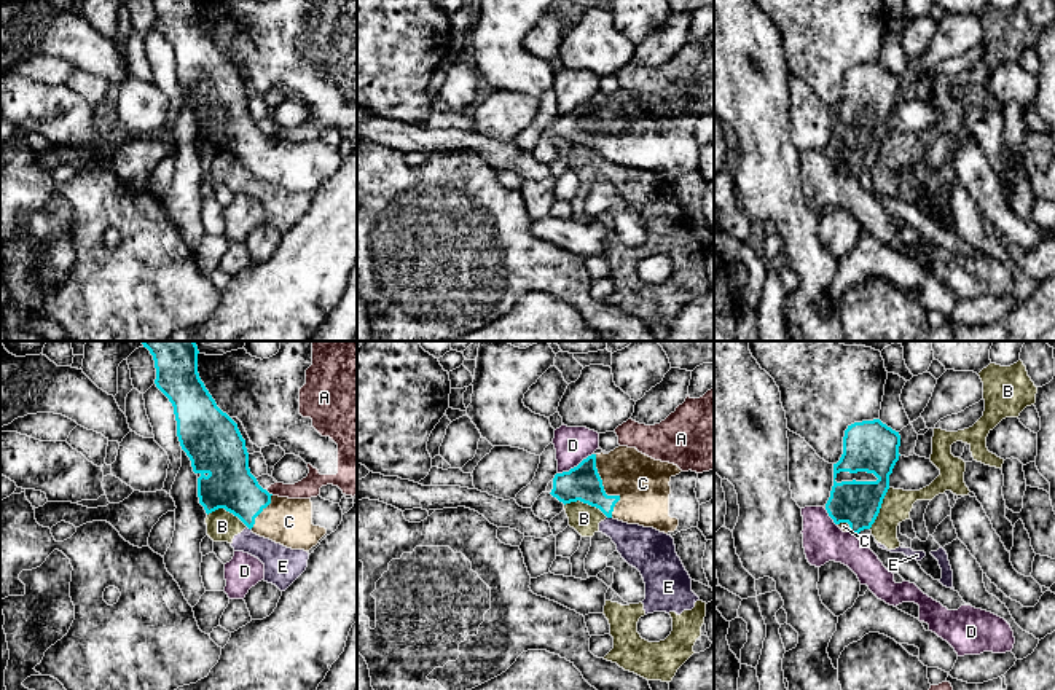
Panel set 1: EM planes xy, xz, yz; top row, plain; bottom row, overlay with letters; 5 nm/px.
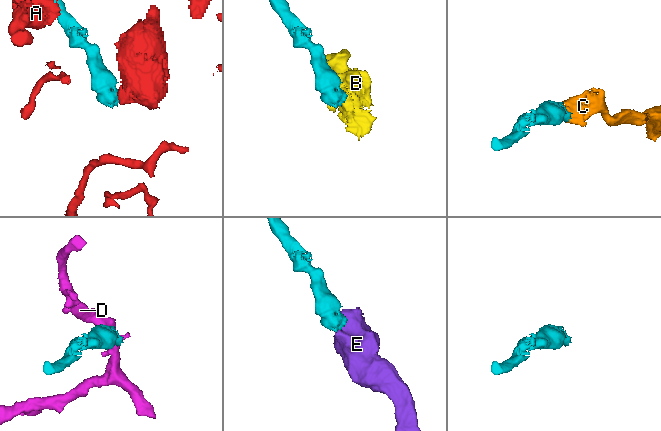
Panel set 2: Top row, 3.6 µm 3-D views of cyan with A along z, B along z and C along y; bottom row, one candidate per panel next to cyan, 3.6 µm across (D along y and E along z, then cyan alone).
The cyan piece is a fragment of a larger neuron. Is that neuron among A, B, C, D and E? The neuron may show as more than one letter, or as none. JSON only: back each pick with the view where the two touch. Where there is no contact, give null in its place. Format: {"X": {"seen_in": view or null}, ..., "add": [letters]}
{"C": {"seen_in": "xz"}, "add": ["C"]}

